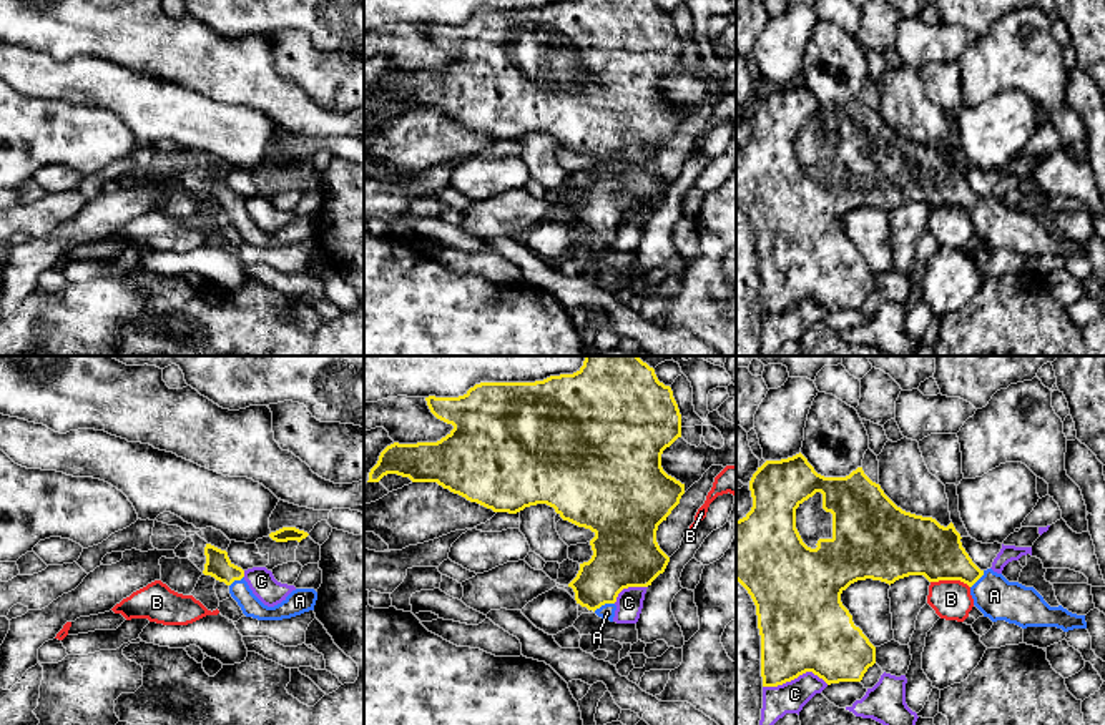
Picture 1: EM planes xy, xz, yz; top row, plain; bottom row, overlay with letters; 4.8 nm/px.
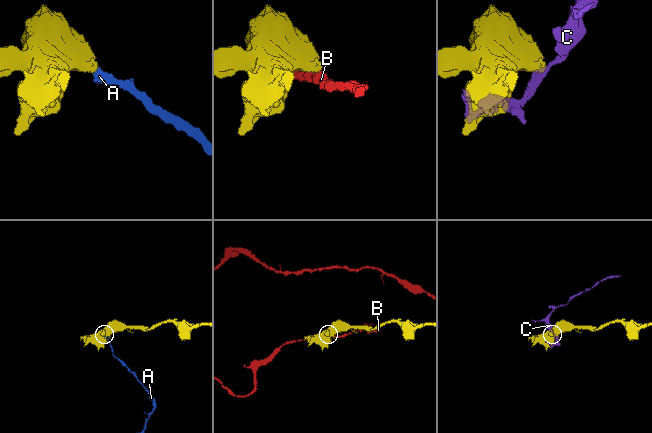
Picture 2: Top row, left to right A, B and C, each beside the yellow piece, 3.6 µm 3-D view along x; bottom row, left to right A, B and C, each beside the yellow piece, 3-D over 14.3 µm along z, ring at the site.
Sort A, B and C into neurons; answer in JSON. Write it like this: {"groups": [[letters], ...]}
{"groups": [["A"], ["B"], ["C"]]}

